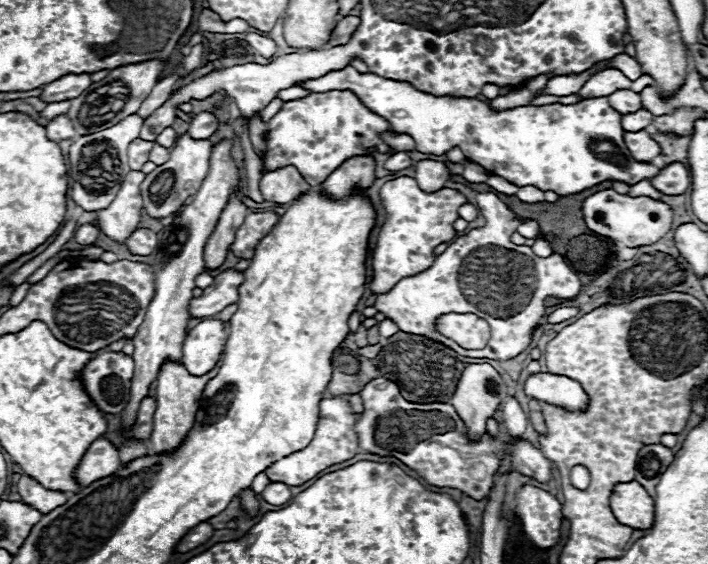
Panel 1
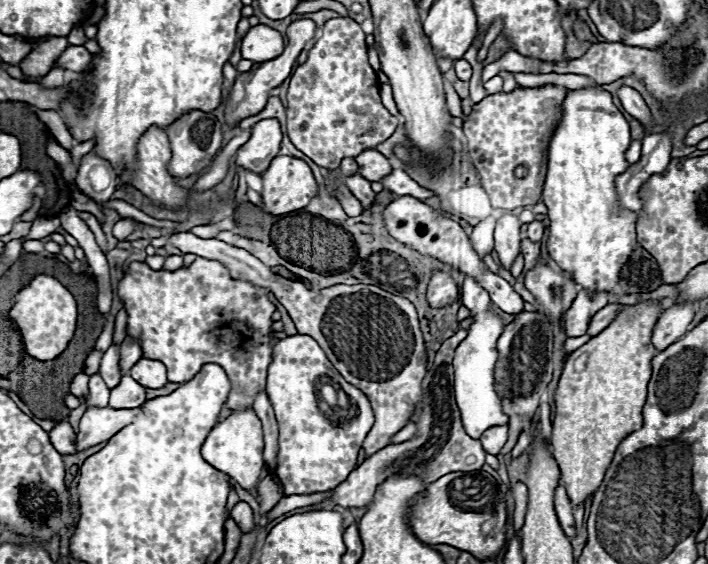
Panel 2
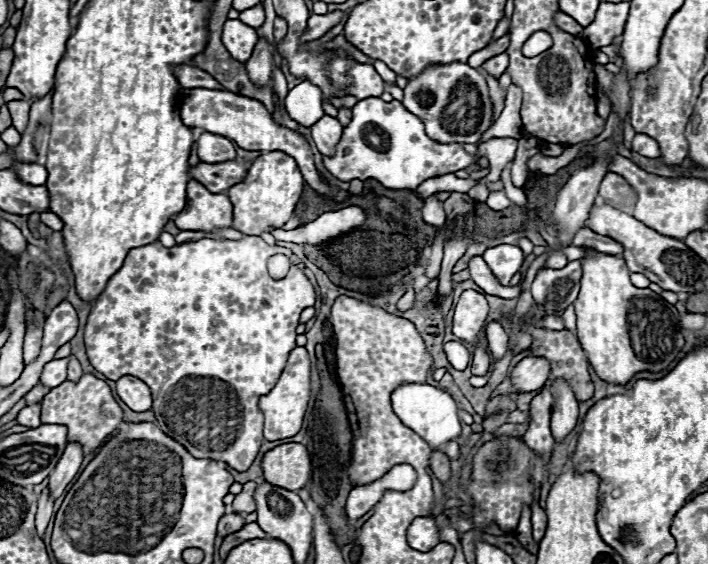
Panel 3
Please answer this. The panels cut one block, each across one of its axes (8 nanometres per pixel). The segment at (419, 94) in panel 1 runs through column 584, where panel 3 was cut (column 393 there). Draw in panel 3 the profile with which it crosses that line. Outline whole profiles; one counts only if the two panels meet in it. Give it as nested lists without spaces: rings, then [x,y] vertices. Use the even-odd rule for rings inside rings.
[[[366,98],[366,100],[360,100],[352,108],[352,122],[344,128],[336,154],[324,156],[324,166],[342,182],[350,182],[354,178],[358,178],[358,180],[374,178],[390,190],[414,190],[430,178],[464,170],[466,166],[478,162],[482,156],[486,156],[490,160],[493,179],[484,180],[494,182],[500,178],[506,164],[512,162],[516,146],[518,146],[516,138],[492,138],[488,142],[482,142],[478,146],[476,154],[468,154],[462,148],[462,144],[440,144],[440,142],[430,140],[424,134],[422,120],[418,116],[414,116],[412,112],[408,112],[402,106],[402,102],[398,102],[398,100],[384,102],[382,98]],[[368,128],[374,128],[374,132],[378,132],[378,136],[382,136],[386,140],[386,144],[388,144],[386,152],[378,152],[372,146],[368,146],[368,142],[366,142]],[[432,162],[438,166],[432,168]]]

